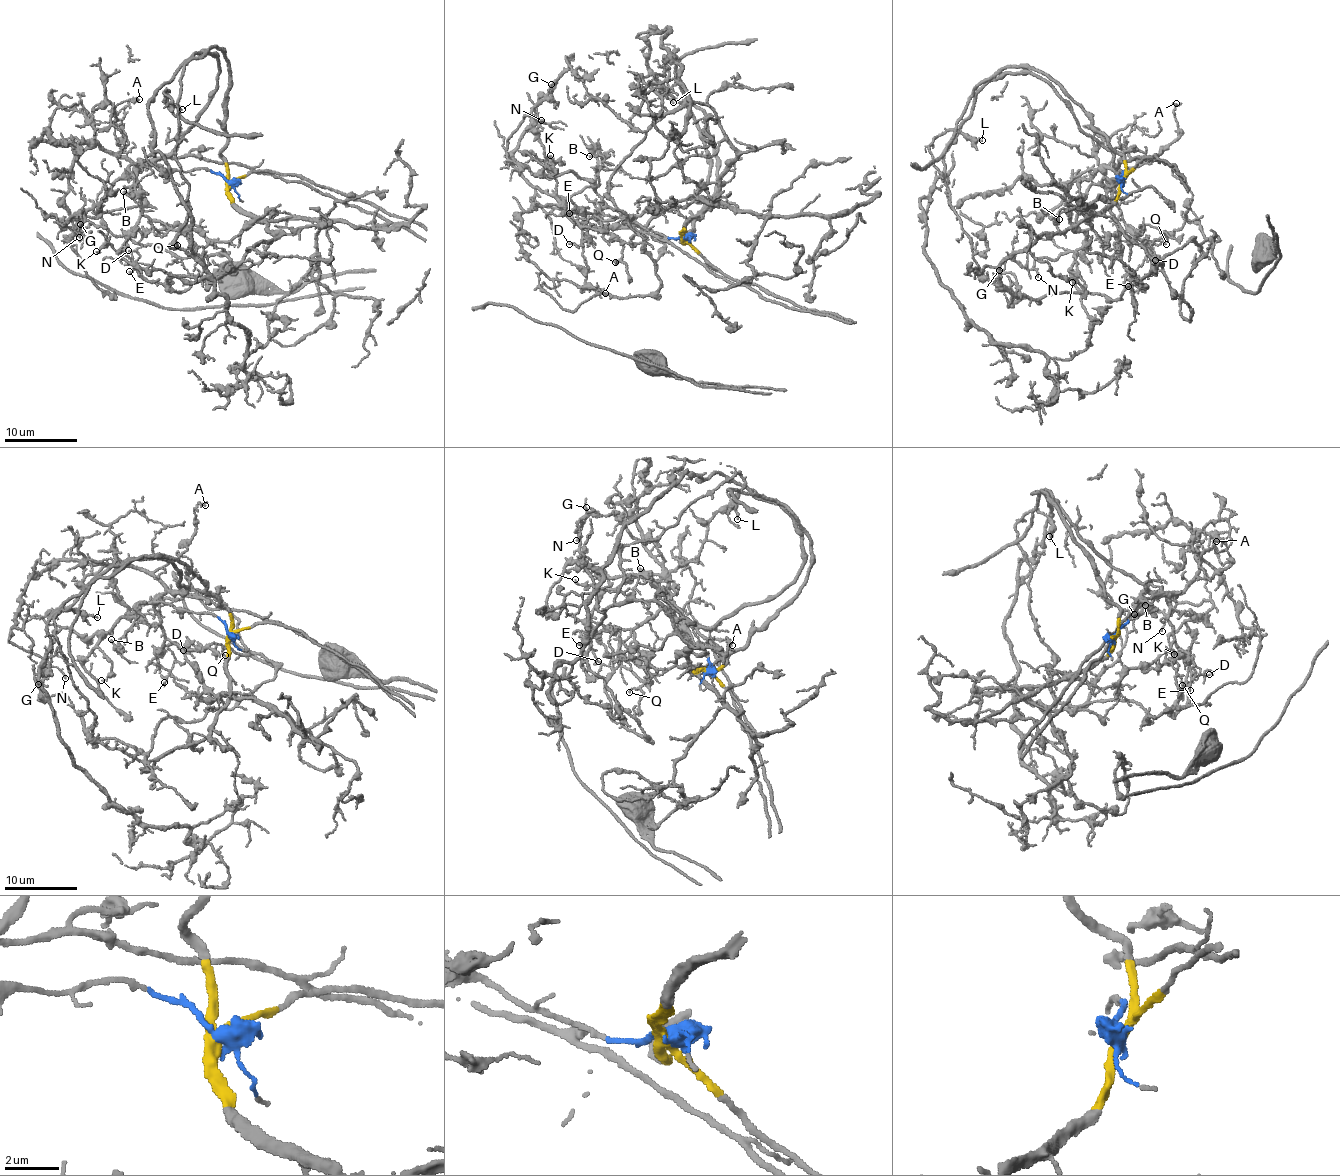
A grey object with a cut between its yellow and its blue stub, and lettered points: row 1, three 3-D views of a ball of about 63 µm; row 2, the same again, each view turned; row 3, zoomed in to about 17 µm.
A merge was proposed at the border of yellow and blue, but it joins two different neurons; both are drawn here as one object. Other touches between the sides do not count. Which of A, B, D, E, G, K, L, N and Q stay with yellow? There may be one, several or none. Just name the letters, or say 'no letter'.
L

